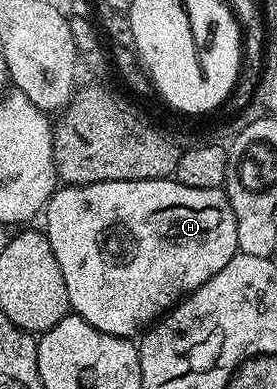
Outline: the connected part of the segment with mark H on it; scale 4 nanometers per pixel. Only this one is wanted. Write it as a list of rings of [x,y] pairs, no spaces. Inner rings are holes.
[[[174,177],[170,179],[150,179],[149,181],[101,181],[90,183],[84,187],[63,185],[52,195],[45,208],[47,227],[45,234],[49,245],[53,249],[53,257],[57,257],[57,265],[61,265],[61,277],[65,277],[65,289],[69,289],[71,311],[80,315],[93,329],[101,329],[101,333],[135,337],[148,325],[154,324],[164,313],[171,310],[176,303],[187,298],[209,277],[221,273],[225,265],[229,265],[231,258],[239,251],[237,245],[237,221],[233,217],[233,209],[227,200],[226,190],[220,188],[190,188],[178,182]]]

